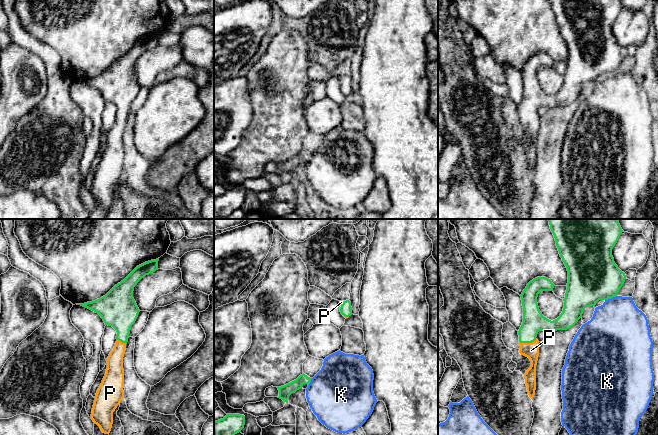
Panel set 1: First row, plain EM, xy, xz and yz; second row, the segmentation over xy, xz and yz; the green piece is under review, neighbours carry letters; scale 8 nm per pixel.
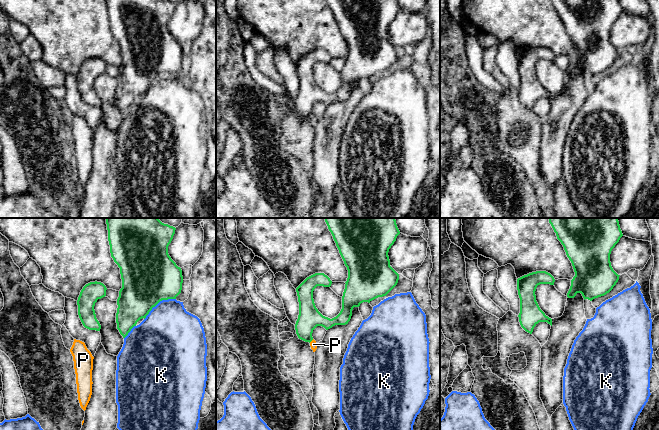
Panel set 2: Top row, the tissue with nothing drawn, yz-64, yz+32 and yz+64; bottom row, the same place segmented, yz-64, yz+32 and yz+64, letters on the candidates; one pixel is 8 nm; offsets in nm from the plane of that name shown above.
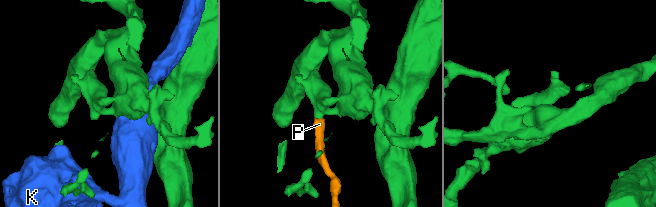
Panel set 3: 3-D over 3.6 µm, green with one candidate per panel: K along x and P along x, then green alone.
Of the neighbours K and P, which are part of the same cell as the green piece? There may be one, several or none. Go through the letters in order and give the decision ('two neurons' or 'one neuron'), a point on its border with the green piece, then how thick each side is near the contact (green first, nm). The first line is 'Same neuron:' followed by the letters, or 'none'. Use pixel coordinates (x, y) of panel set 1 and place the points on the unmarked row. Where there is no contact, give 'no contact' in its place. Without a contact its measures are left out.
Same neuron: P
K: two neurons | yz (610, 74) | 400/460 nm
P: one neuron | yz (527, 118) | 180/130 nm

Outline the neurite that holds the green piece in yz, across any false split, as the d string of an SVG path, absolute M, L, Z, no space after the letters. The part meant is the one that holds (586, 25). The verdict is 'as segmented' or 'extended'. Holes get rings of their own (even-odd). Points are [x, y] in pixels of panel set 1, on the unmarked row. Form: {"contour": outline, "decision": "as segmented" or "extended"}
{"contour": "M549 0L550 5L554 11L556 22L558 24L560 33L564 38L568 47L568 59L565 69L564 84L560 92L551 97L544 93L539 86L537 73L541 67L553 67L554 60L546 53L537 53L530 57L523 66L521 72L523 82L523 98L518 107L519 111L519 129L528 133L531 137L530 144L524 150L527 168L531 175L533 175L536 166L536 141L539 132L539 117L536 115L539 107L545 107L547 110L557 106L567 106L573 103L582 93L583 87L586 83L594 82L599 76L608 76L617 72L620 64L623 62L626 51L622 48L614 38L612 32L612 25L617 19L623 6L620 0Z", "decision": "extended"}

